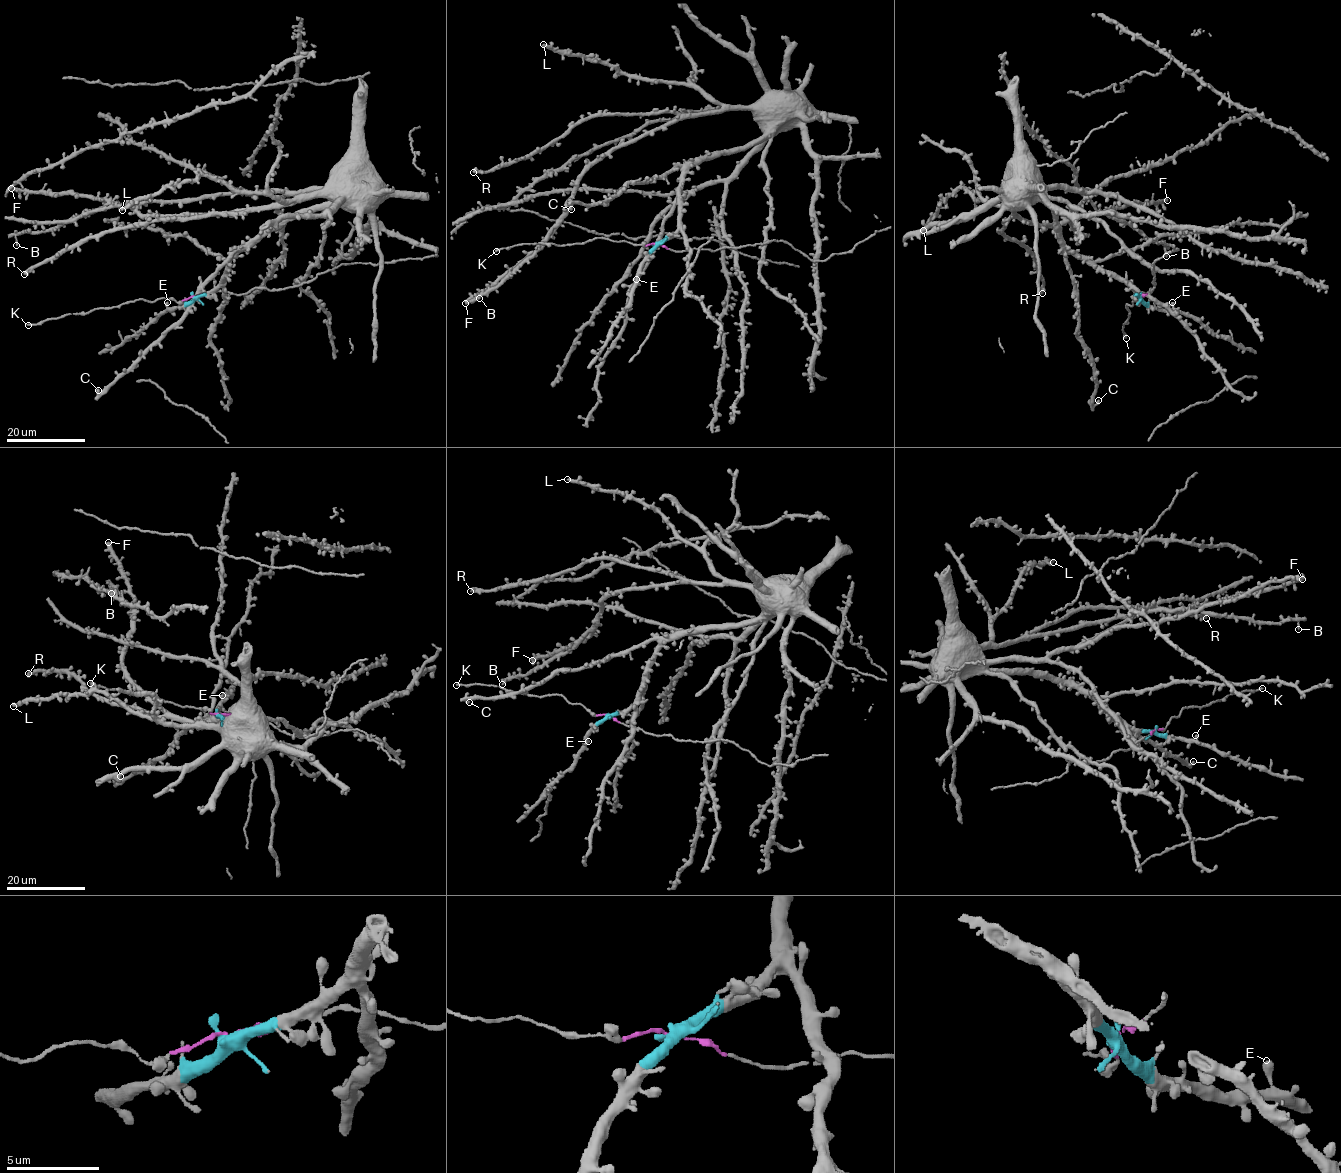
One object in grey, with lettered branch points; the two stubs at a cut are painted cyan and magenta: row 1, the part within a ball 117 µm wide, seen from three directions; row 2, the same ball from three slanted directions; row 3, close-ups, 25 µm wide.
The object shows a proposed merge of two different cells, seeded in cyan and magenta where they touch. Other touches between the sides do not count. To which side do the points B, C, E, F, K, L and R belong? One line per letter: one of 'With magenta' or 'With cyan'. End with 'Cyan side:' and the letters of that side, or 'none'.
B: With cyan
C: With cyan
E: With cyan
F: With cyan
K: With magenta
L: With cyan
R: With cyan
Cyan side: B, C, E, F, L, R

